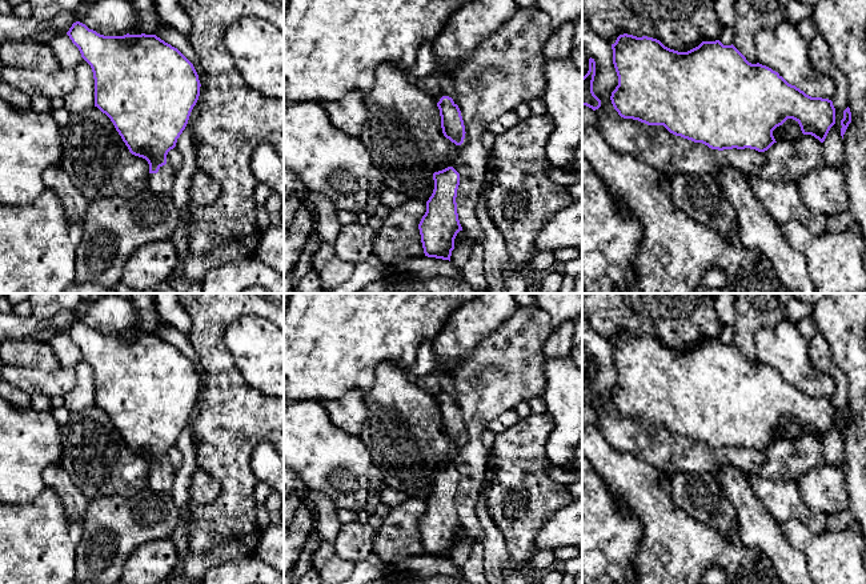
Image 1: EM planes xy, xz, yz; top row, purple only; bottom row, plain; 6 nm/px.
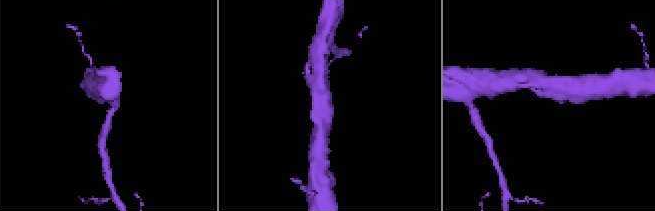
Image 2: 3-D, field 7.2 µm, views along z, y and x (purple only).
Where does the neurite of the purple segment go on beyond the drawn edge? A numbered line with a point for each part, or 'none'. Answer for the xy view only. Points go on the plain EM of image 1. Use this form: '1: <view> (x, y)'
1: xy (161, 480)

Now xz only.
none

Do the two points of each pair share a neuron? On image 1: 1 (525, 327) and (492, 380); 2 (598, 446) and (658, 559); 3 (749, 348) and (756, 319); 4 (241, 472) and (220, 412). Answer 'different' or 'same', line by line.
1: same
2: same
3: same
4: same

